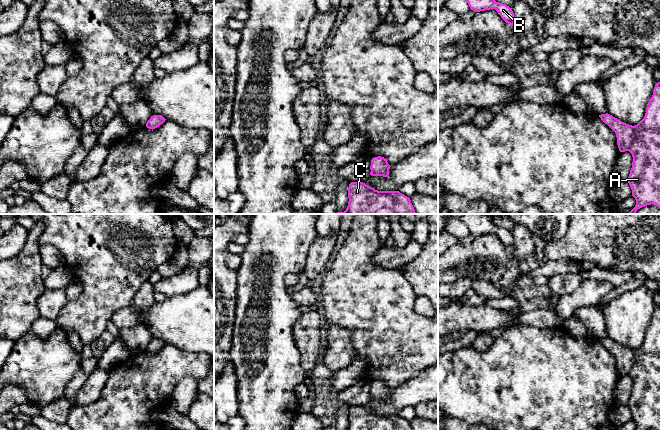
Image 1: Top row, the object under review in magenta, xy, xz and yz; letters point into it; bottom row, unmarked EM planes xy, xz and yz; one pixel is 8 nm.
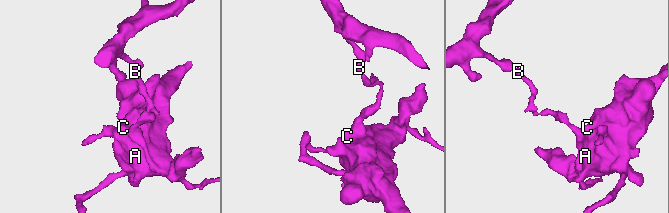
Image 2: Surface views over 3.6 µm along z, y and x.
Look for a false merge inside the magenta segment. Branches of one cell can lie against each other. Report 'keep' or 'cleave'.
cleave

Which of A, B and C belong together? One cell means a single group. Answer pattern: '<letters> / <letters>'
A C / B

